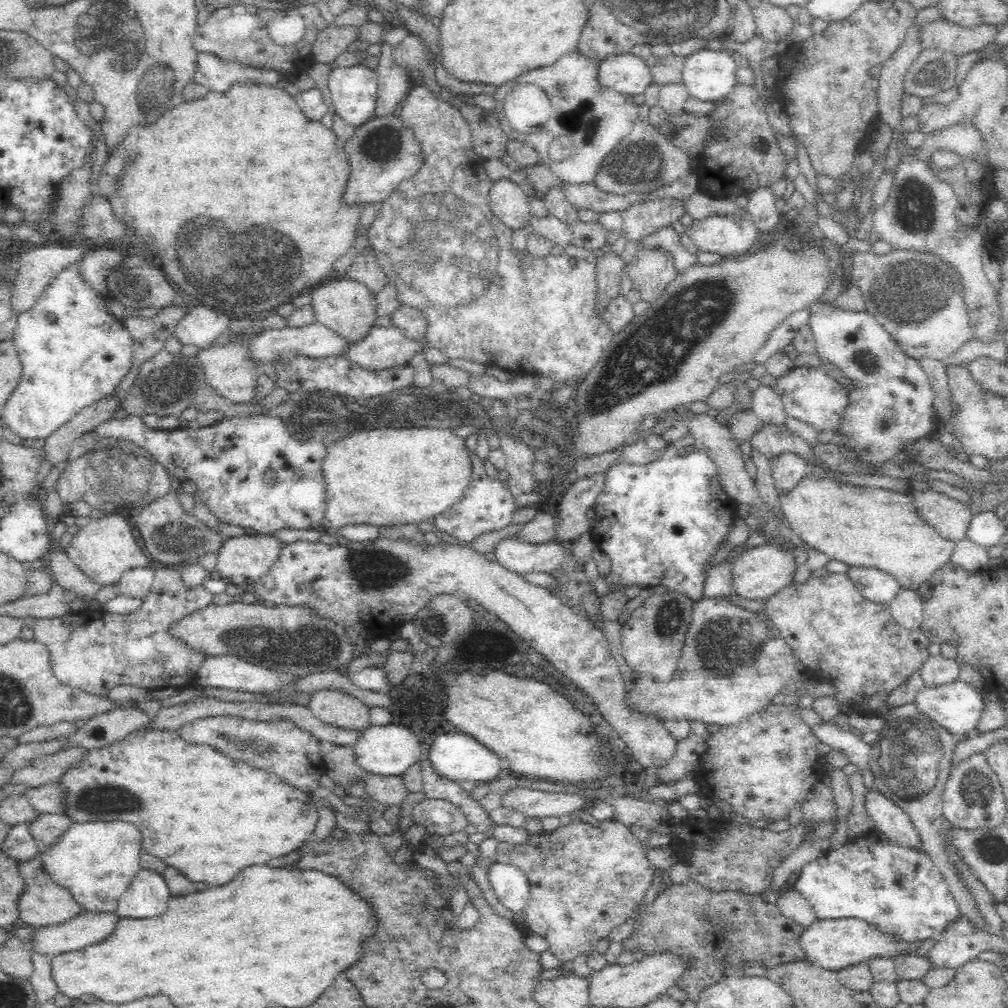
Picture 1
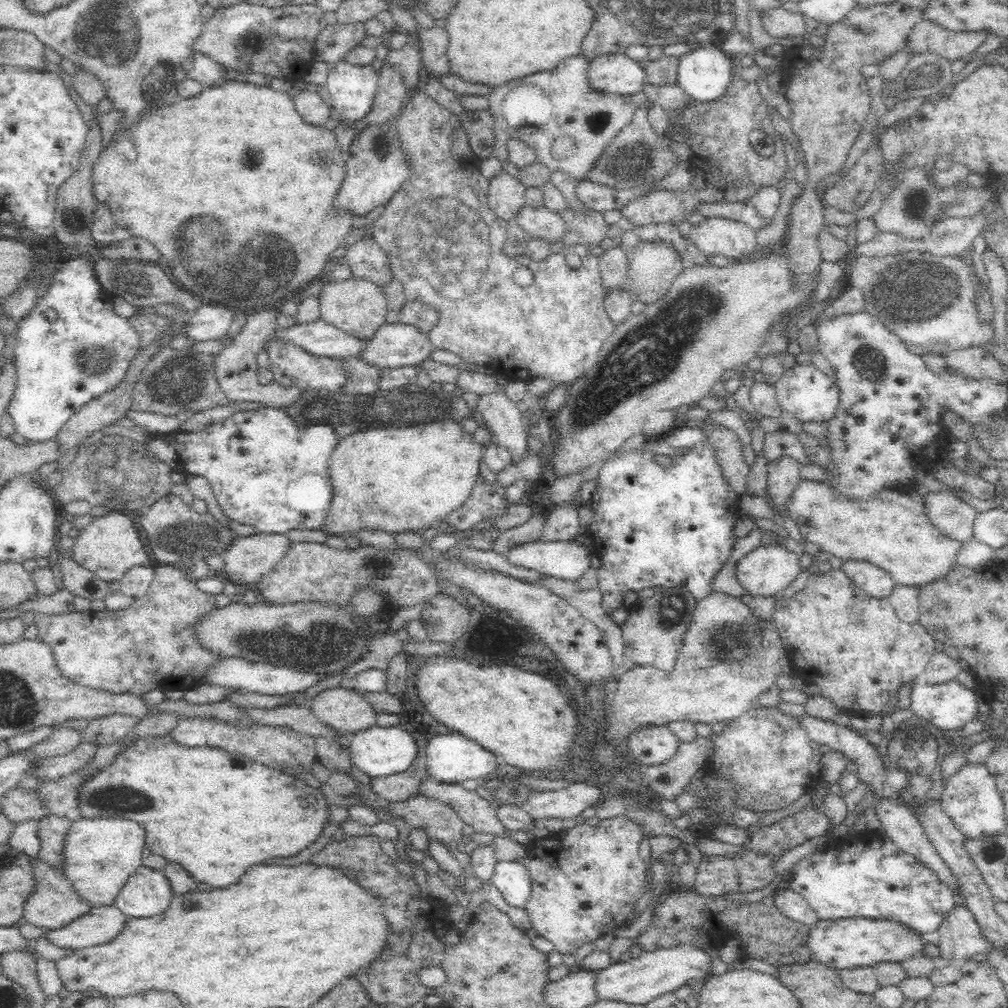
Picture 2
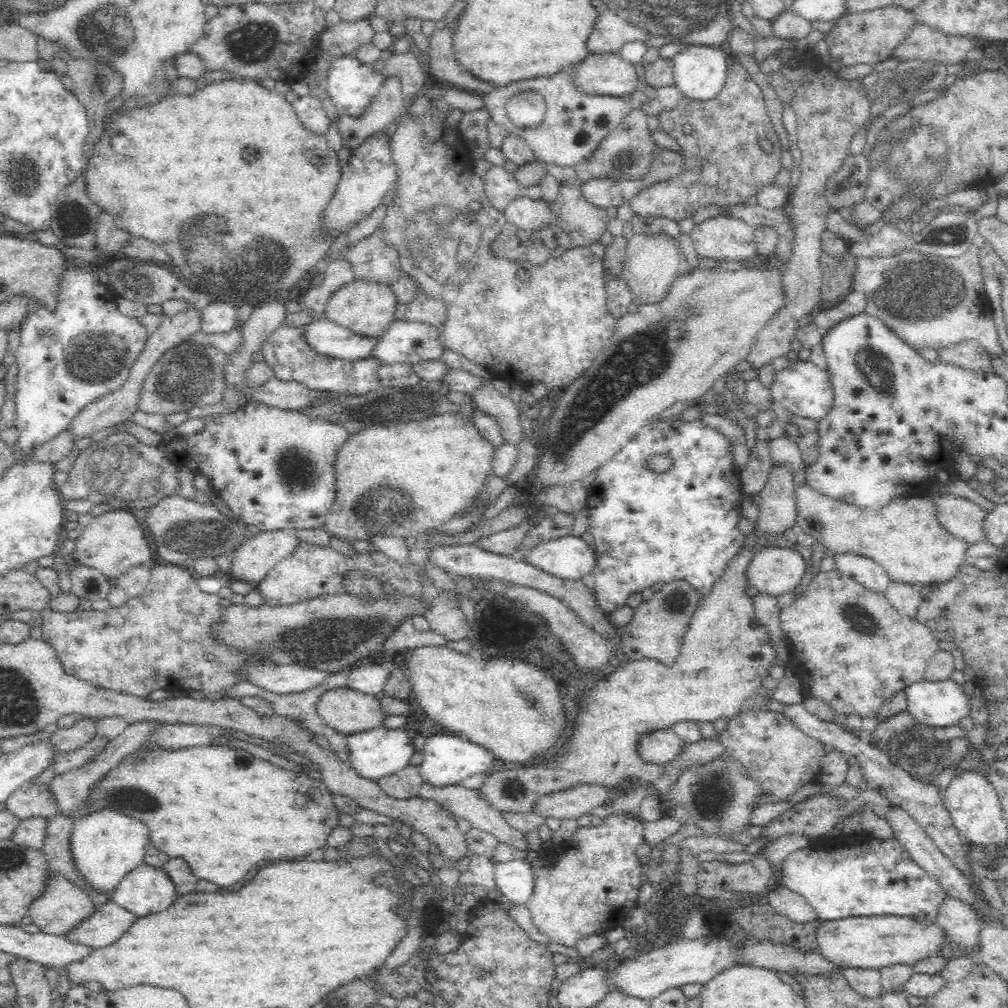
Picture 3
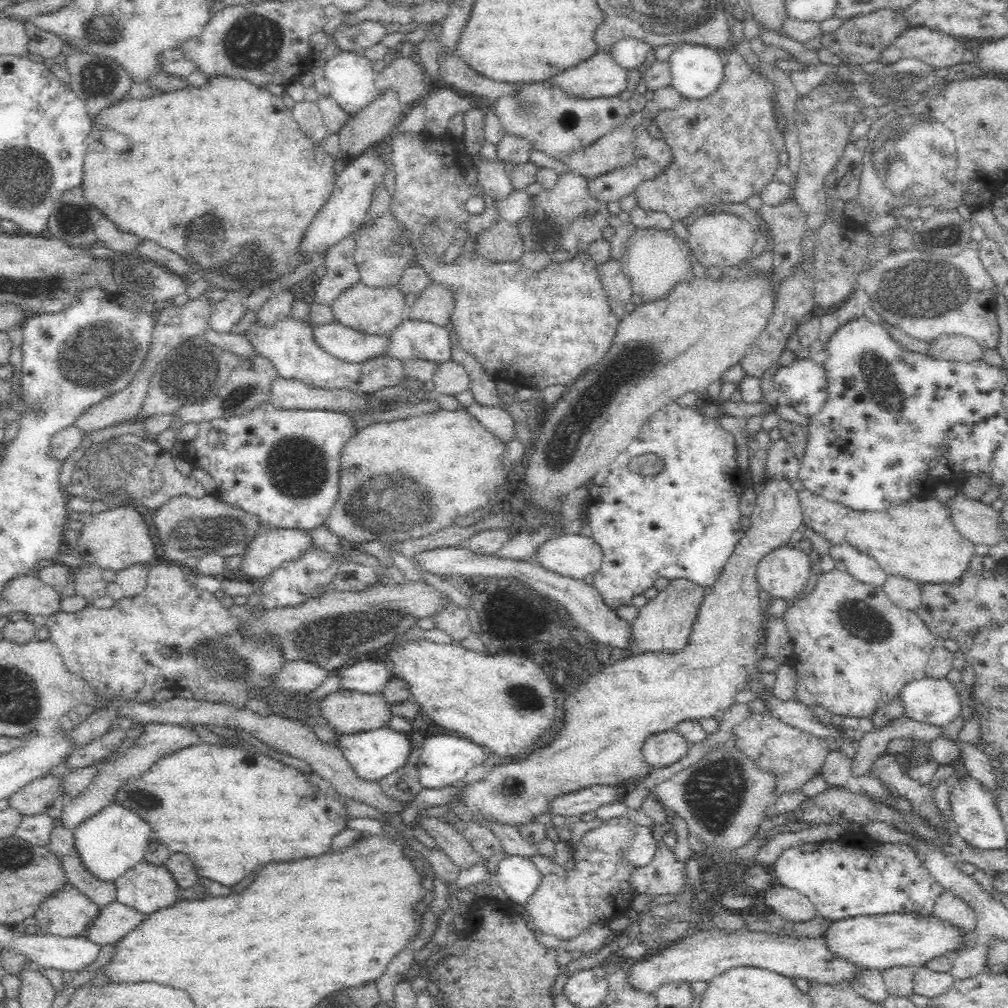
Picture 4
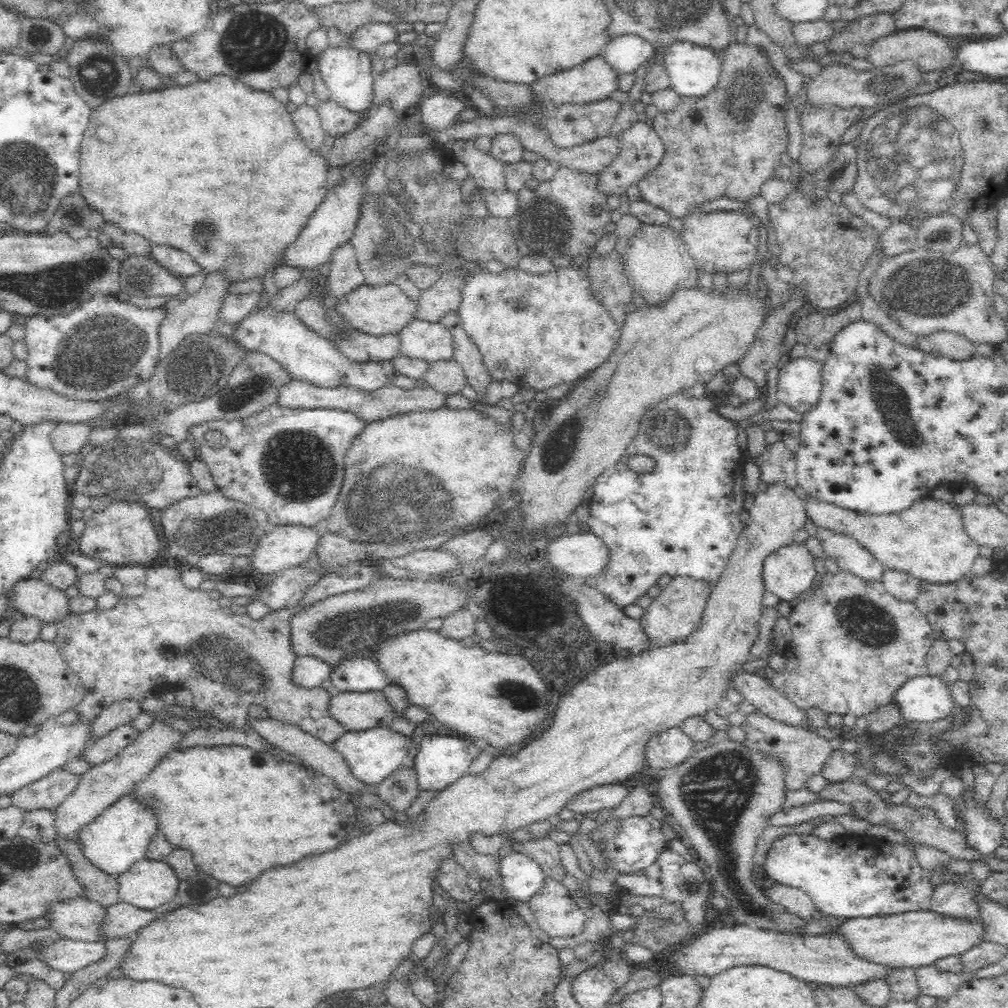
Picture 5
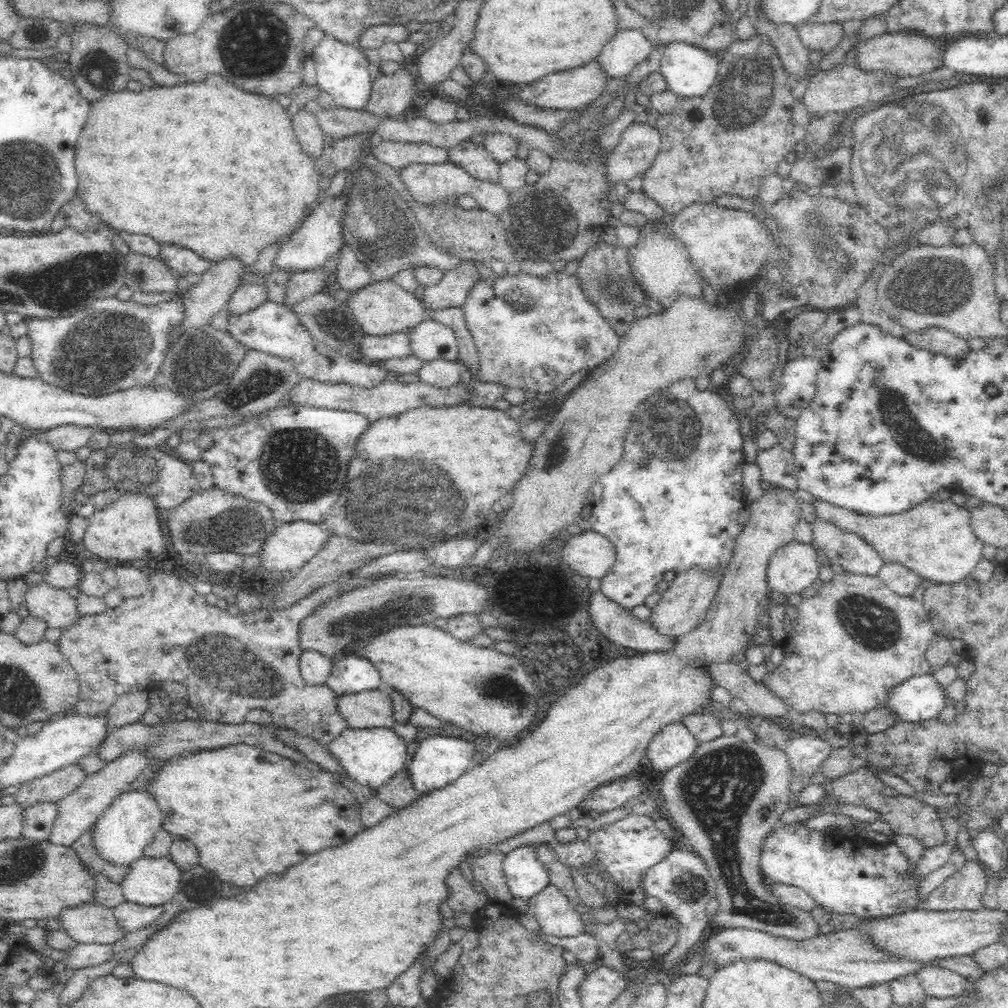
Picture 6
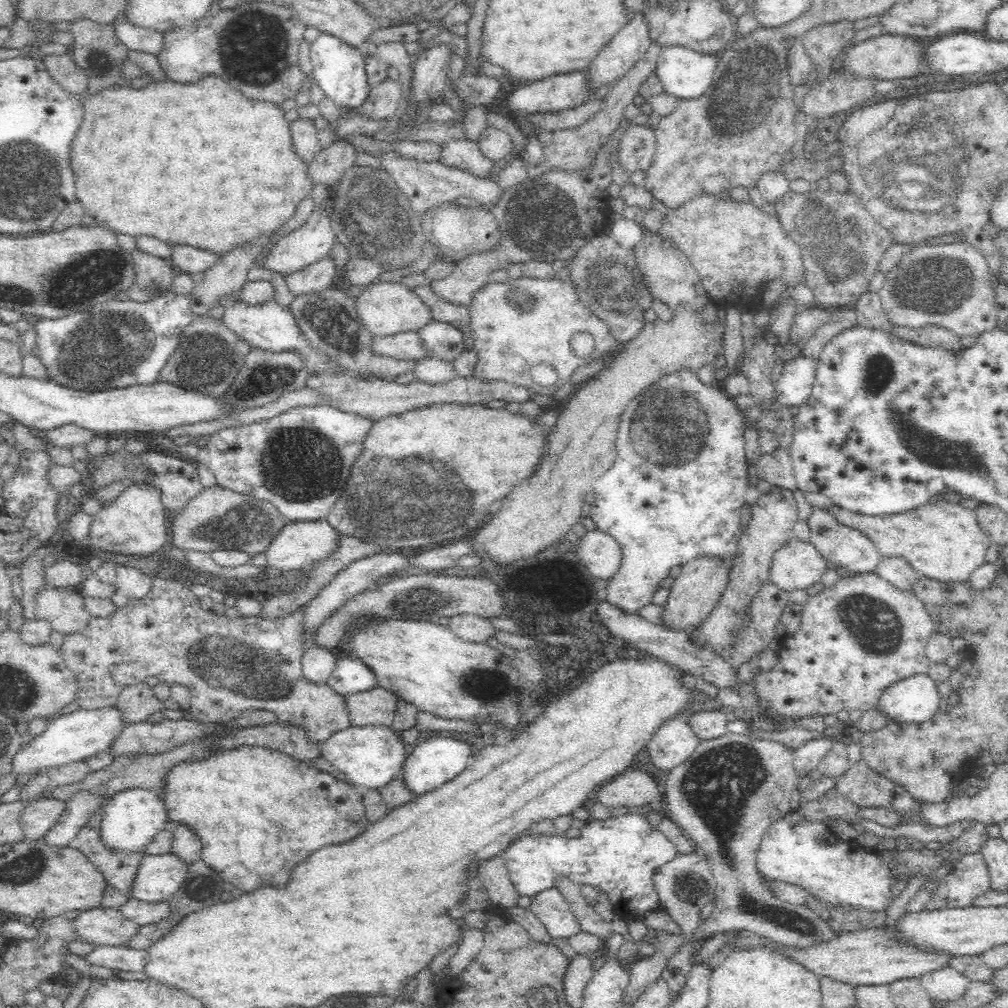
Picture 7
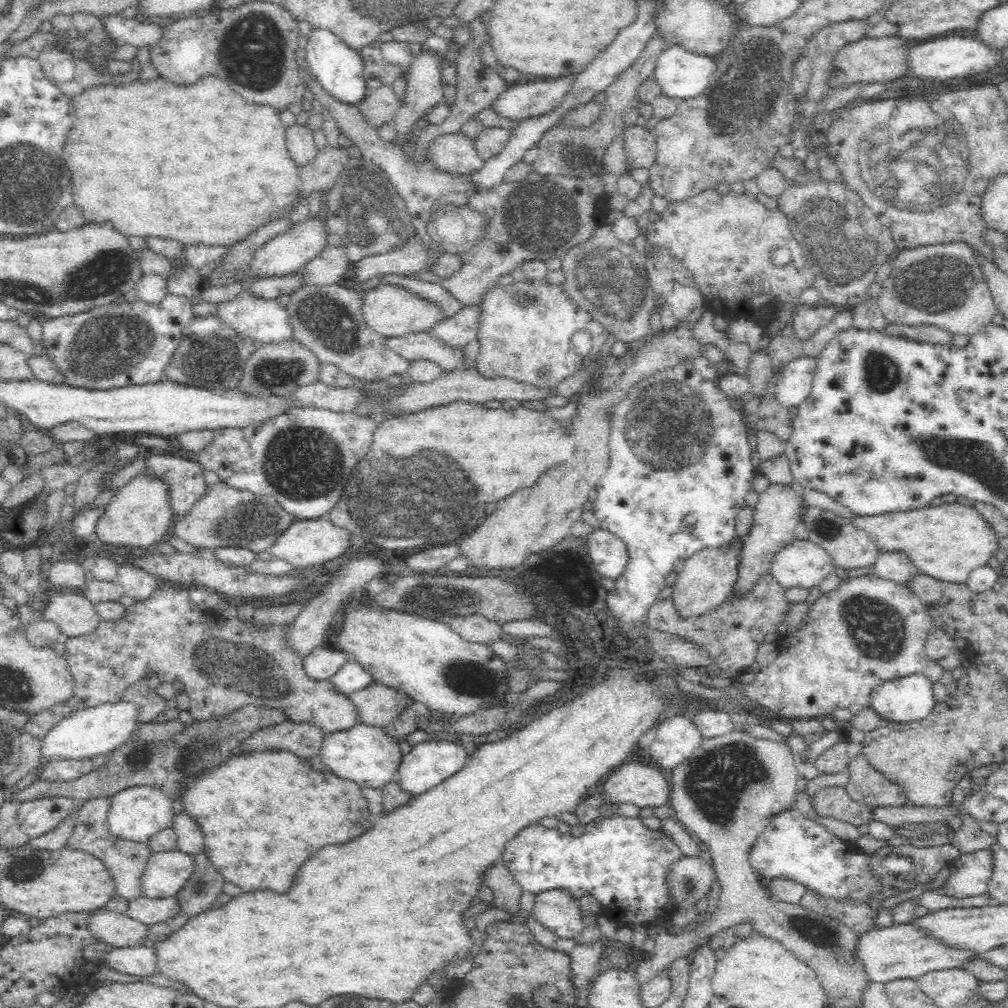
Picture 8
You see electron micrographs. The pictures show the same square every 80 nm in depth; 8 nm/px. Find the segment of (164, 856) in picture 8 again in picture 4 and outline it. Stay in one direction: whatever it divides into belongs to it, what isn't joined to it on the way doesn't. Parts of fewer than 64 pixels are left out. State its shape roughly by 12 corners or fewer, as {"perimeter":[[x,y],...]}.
{"perimeter":[[140,862],[116,880],[117,901],[142,913],[174,905],[165,864]]}

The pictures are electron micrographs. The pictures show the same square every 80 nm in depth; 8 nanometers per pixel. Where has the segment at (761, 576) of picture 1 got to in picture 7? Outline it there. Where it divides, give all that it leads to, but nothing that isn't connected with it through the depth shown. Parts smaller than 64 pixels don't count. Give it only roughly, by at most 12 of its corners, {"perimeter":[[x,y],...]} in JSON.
{"perimeter":[[794,537],[773,554],[769,580],[788,592],[821,582],[828,563]]}

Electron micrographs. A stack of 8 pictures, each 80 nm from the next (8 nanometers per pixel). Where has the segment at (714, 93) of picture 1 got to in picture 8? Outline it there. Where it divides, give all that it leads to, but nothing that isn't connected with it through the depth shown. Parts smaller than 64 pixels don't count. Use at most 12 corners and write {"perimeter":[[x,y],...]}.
{"perimeter":[[670,44],[652,76],[665,96],[695,100],[717,59]]}

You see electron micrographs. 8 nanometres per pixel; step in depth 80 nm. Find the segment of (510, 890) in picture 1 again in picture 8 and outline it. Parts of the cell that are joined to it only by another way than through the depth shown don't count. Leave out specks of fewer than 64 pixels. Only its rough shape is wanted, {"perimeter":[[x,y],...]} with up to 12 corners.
{"perimeter":[[640,817],[540,821],[499,862],[522,890],[588,894],[619,926],[670,920],[685,858]]}

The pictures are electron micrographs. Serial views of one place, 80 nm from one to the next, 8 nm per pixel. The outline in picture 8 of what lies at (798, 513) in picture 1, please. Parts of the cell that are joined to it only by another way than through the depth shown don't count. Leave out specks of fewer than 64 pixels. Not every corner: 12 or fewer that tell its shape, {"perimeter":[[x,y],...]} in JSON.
{"perimeter":[[968,502],[855,516],[879,550],[965,583],[998,533]]}

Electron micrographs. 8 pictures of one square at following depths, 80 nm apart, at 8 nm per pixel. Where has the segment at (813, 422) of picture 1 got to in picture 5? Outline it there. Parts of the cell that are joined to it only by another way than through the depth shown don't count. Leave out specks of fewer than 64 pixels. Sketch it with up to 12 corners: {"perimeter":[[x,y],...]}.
{"perimeter":[[791,359],[777,401],[801,414],[820,398],[821,361]]}

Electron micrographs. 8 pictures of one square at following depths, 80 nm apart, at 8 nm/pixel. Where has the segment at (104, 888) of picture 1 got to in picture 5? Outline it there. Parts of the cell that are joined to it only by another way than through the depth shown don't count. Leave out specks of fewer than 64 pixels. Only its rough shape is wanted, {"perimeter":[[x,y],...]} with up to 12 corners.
{"perimeter":[[126,793],[78,832],[85,858],[118,876],[145,860],[156,807]]}

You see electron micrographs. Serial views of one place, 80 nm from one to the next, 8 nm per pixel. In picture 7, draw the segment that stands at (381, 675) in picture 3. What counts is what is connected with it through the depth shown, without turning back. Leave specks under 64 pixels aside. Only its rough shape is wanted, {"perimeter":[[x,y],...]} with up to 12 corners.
{"perimeter":[[347,654],[327,683],[346,696],[374,688],[370,668]]}

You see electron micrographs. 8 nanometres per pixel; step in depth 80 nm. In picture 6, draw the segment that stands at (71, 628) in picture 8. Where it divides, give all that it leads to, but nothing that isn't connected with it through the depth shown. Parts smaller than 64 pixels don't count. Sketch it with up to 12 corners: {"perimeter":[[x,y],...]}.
{"perimeter":[[44,582],[28,587],[31,616],[61,631],[83,618],[77,598]]}

